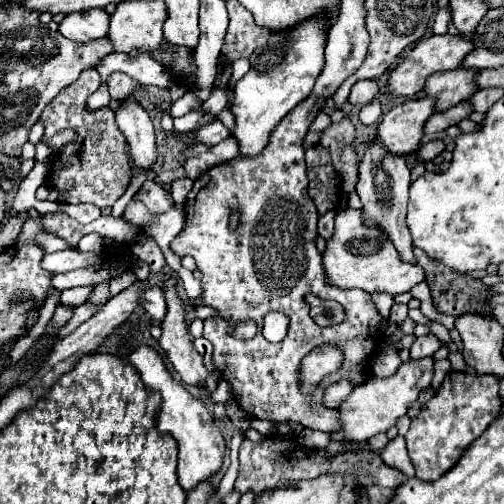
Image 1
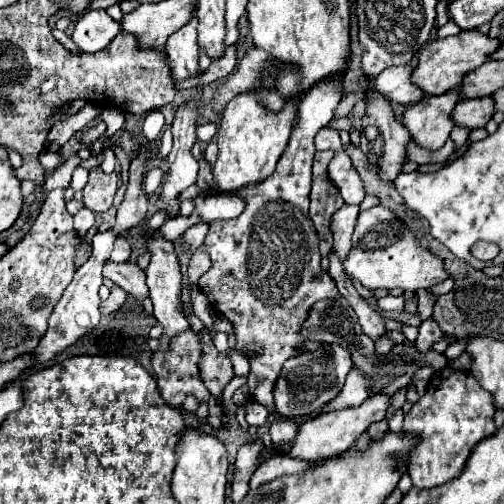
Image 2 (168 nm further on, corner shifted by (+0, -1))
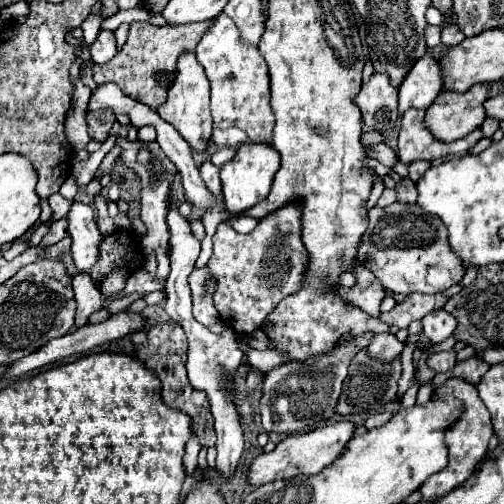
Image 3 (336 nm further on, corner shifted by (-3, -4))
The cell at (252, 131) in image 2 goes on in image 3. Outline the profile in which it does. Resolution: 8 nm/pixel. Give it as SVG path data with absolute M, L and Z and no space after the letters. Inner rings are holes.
M240 144L236 148L236 154L230 162L222 164L220 168L220 182L222 182L222 194L226 200L226 208L232 216L236 216L242 210L248 210L256 202L264 200L270 192L274 174L280 168L280 154L270 148L270 144Z

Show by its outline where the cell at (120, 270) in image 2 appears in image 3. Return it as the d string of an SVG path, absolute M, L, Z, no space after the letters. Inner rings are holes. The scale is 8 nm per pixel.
M74 202L68 212L72 232L72 260L80 272L92 270L100 262L100 232L94 220L94 208Z

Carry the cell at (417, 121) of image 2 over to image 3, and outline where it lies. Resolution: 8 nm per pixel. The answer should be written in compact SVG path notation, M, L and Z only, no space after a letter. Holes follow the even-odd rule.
M476 84L464 94L454 94L454 92L442 90L436 96L436 100L432 102L432 106L426 110L426 128L440 142L454 142L454 140L466 136L468 132L476 130L484 122L486 114L484 114L482 104L486 98L488 98L488 86L484 86L484 84L480 84L480 86Z

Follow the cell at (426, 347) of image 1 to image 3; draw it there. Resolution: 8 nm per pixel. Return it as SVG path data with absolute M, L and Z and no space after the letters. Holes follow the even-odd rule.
M434 310L422 320L424 324L424 338L428 338L432 344L444 342L450 332L456 328L456 320L446 310Z

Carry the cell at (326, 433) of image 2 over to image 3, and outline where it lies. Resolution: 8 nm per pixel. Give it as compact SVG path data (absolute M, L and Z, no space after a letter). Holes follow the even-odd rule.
M340 420L336 424L328 424L310 432L298 432L294 436L286 436L272 452L268 454L260 454L248 472L248 482L252 482L254 486L262 486L266 482L278 480L278 478L292 478L292 476L300 476L300 474L318 474L322 468L334 464L338 460L338 456L342 456L346 452L346 444L350 442L350 438L354 436L356 424L350 420Z

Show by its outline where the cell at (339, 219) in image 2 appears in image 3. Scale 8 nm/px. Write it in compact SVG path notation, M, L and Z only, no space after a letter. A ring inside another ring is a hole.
M408 294L406 300L396 304L394 310L390 310L388 314L380 314L378 318L388 326L394 324L398 328L408 328L410 322L422 320L428 312L442 308L446 300L448 298L444 294Z

